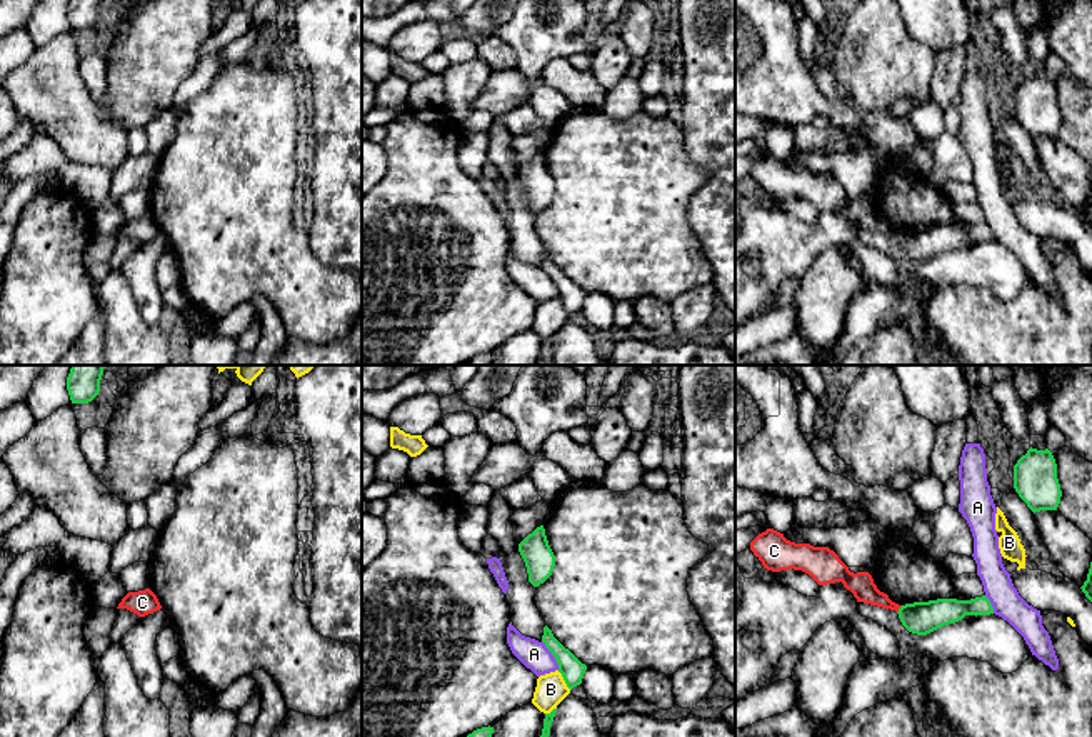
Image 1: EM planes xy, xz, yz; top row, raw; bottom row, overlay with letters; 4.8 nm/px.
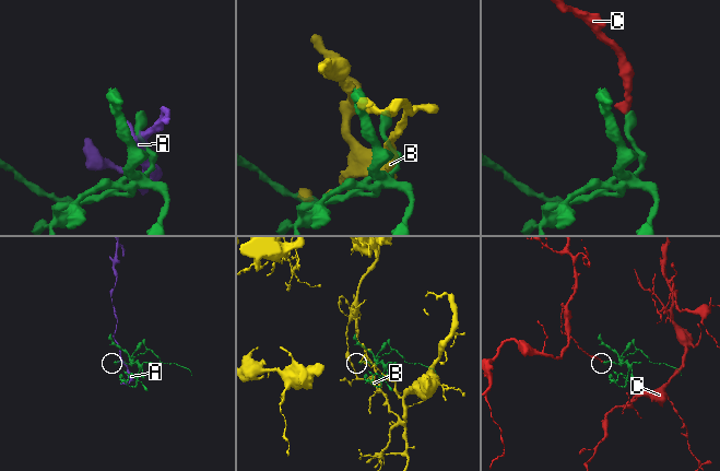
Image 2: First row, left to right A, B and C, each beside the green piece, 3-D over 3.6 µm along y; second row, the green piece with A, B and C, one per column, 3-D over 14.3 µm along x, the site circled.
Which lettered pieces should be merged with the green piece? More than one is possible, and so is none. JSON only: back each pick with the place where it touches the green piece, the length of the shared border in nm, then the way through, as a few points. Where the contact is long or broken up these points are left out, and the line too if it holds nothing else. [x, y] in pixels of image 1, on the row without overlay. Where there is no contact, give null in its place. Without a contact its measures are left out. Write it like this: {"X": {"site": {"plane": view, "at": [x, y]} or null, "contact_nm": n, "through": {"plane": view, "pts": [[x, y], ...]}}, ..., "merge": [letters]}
{"merge": []}

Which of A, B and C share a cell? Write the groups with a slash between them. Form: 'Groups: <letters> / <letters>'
Groups: A / B / C

